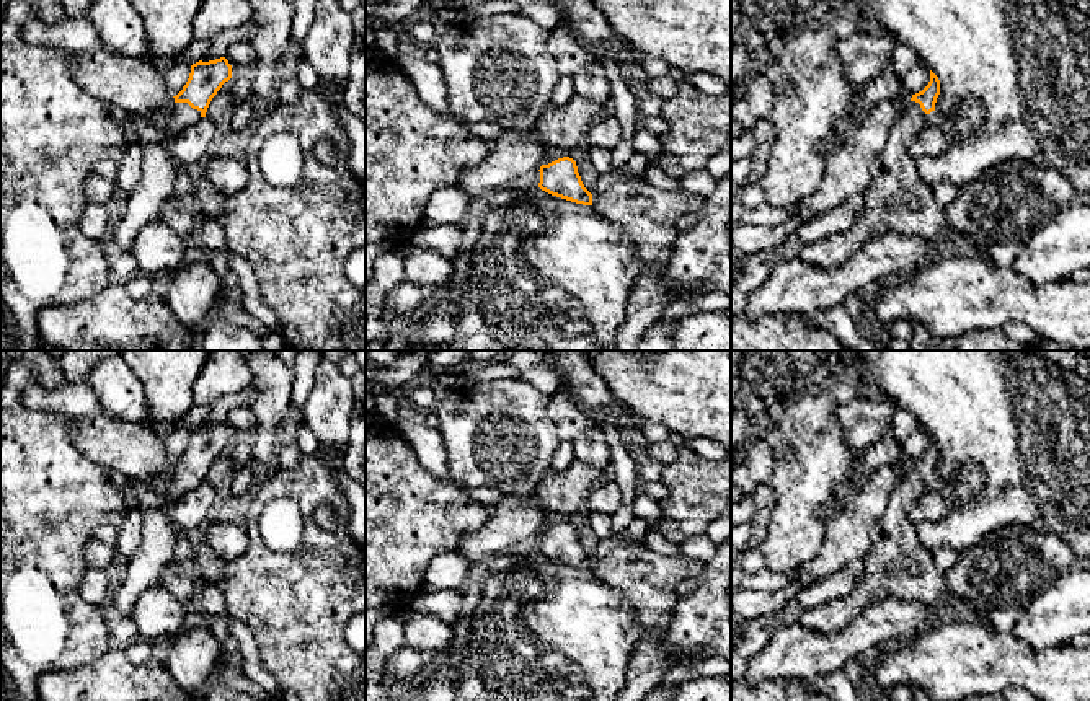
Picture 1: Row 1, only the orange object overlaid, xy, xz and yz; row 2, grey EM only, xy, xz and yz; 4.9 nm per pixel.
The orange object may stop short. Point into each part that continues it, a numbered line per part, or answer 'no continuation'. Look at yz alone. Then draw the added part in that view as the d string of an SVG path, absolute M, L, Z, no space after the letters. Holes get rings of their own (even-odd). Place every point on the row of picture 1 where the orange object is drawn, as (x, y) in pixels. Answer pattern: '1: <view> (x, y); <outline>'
1: yz (898, 201); M909 101L876 161L871 187L863 194L865 202L862 215L845 231L806 246L800 253L804 262L816 267L837 267L850 259L870 238L888 231L922 236L930 241L946 235L950 223L945 207L932 197L932 189L920 181L915 160L909 152L919 130L925 124L927 114L922 111L920 104Z

